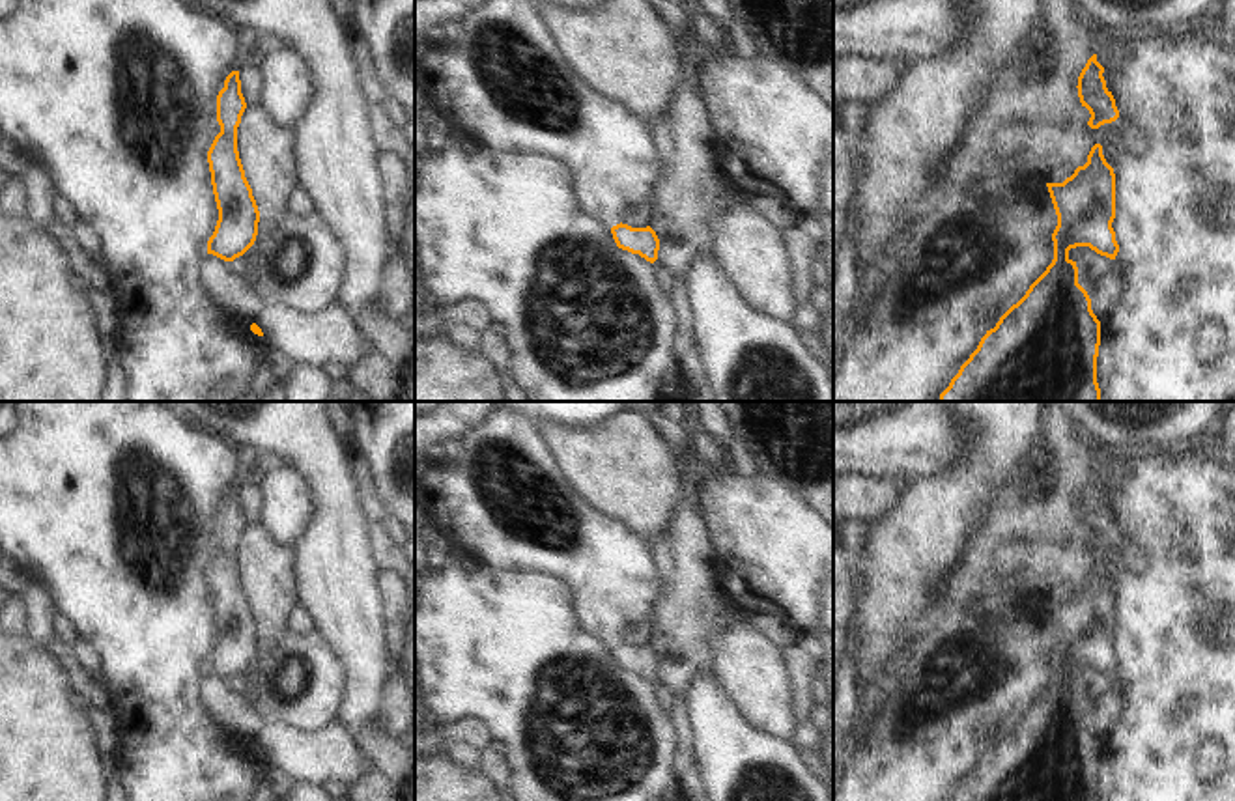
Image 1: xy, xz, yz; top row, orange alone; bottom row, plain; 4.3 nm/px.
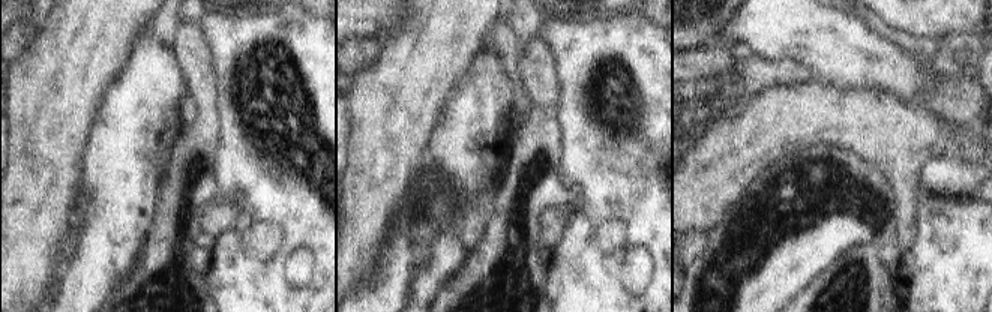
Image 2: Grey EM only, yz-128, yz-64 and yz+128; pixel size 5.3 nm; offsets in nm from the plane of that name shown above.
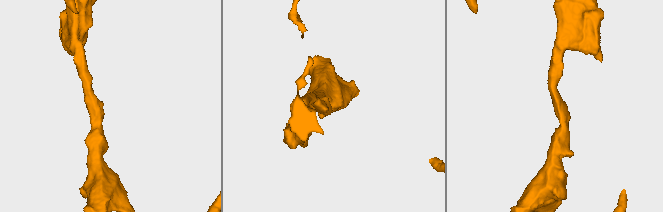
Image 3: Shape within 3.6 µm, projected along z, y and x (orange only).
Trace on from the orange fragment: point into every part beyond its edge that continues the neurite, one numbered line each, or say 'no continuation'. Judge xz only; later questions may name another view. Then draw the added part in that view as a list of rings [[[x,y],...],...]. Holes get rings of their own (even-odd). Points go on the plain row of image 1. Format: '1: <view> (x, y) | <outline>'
1: xz (664, 695) | [[[660,678],[654,680],[654,687],[656,687],[656,700],[671,715],[676,698],[674,693]]]

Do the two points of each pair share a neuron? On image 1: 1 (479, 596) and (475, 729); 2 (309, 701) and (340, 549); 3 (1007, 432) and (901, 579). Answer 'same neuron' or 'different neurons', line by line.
1: different neurons
2: different neurons
3: same neuron

